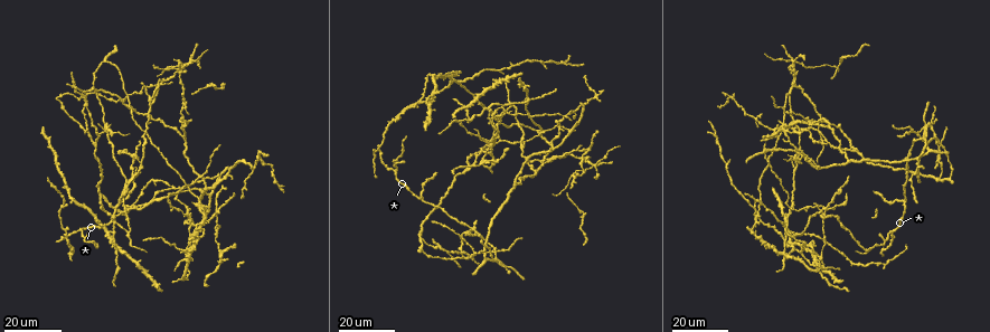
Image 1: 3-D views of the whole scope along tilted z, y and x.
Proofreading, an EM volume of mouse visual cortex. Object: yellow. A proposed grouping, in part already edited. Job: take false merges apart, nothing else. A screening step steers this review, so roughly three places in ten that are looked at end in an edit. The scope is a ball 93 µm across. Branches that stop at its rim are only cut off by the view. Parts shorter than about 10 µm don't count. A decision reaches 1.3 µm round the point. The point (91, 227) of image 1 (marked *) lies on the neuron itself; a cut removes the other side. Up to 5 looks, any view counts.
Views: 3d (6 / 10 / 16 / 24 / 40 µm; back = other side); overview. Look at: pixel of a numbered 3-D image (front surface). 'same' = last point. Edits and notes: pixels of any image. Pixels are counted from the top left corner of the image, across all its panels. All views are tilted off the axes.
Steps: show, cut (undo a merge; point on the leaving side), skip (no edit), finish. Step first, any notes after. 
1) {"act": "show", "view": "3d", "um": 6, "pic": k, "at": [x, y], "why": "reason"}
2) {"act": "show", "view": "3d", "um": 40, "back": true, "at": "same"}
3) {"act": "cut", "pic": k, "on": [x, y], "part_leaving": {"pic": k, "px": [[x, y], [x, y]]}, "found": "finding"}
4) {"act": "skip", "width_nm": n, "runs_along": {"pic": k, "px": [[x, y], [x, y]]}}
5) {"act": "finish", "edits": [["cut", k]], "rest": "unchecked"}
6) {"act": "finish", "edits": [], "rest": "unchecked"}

{"act": "show", "view": "3d", "um": 24, "pic": 1, "at": [816, 130], "why": "four-way junction"}

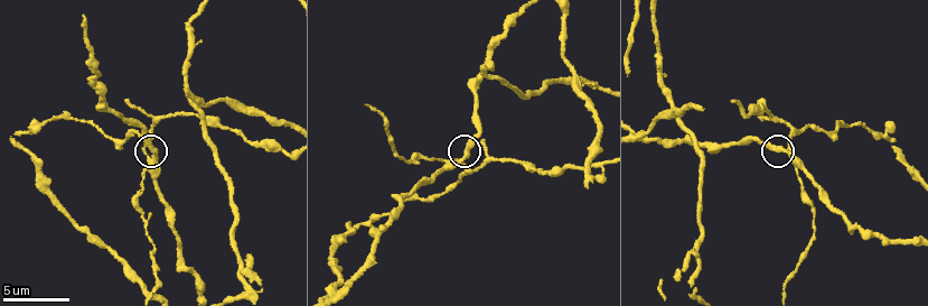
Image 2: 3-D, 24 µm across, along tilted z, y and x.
{"act": "show", "view": "3d", "um": 6, "pic": 2, "at": [156, 160], "why": "closer look"}

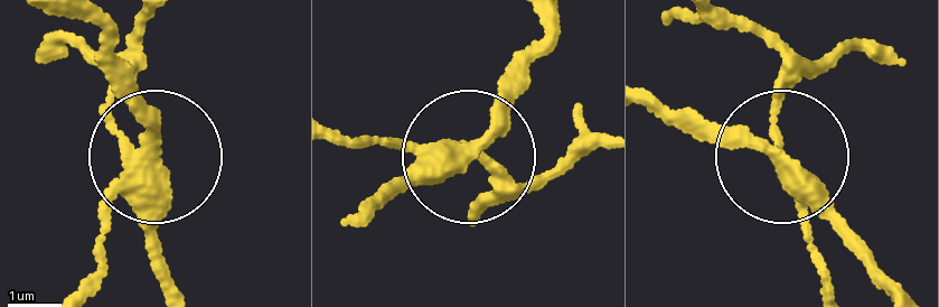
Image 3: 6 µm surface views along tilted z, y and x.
{"act": "cut", "pic": 3, "on": [101, 253], "width_nm": 290, "part_leaving": {"pic": 3, "px": [[439, 145], [531, 176], [600, 149]]}, "found": "a second neuron is stuck on"}

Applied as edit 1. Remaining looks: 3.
{"act": "show", "view": "3d", "um": 24, "pic": 1, "at": [464, 171], "why": "four-way junction"}

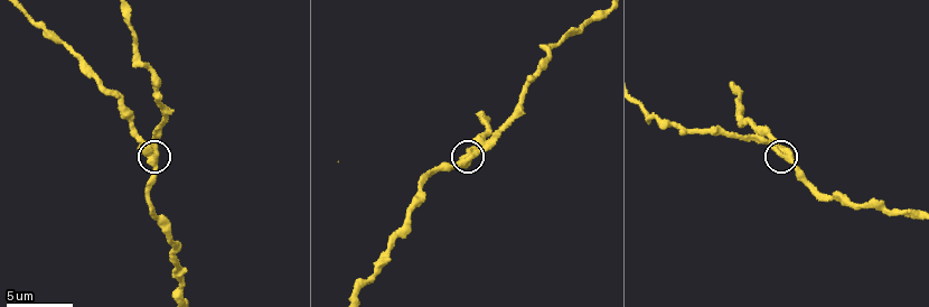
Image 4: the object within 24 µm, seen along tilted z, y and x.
{"act": "show", "view": "3d", "um": 10, "pic": 4, "at": [147, 144], "why": "closer look"}

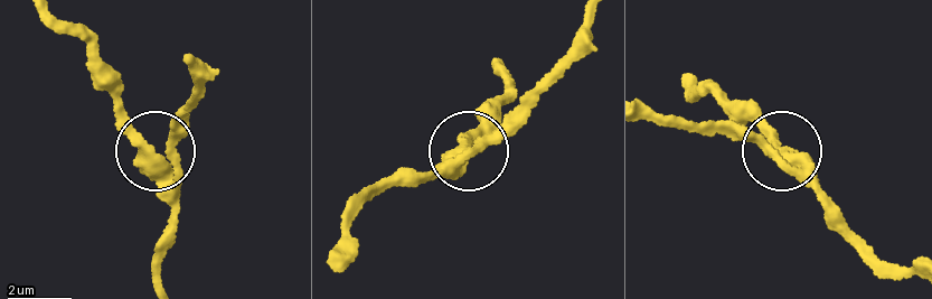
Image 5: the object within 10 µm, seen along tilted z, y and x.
{"act": "skip", "arms": 4, "runs_along": {"pic": 5, "px": [[330, 254], [345, 215], [441, 171], [468, 145], [477, 117]]}, "found": "all the same neuron"}

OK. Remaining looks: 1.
{"act": "finish", "edits": [["cut", 3]], "rest": "unchecked"}

